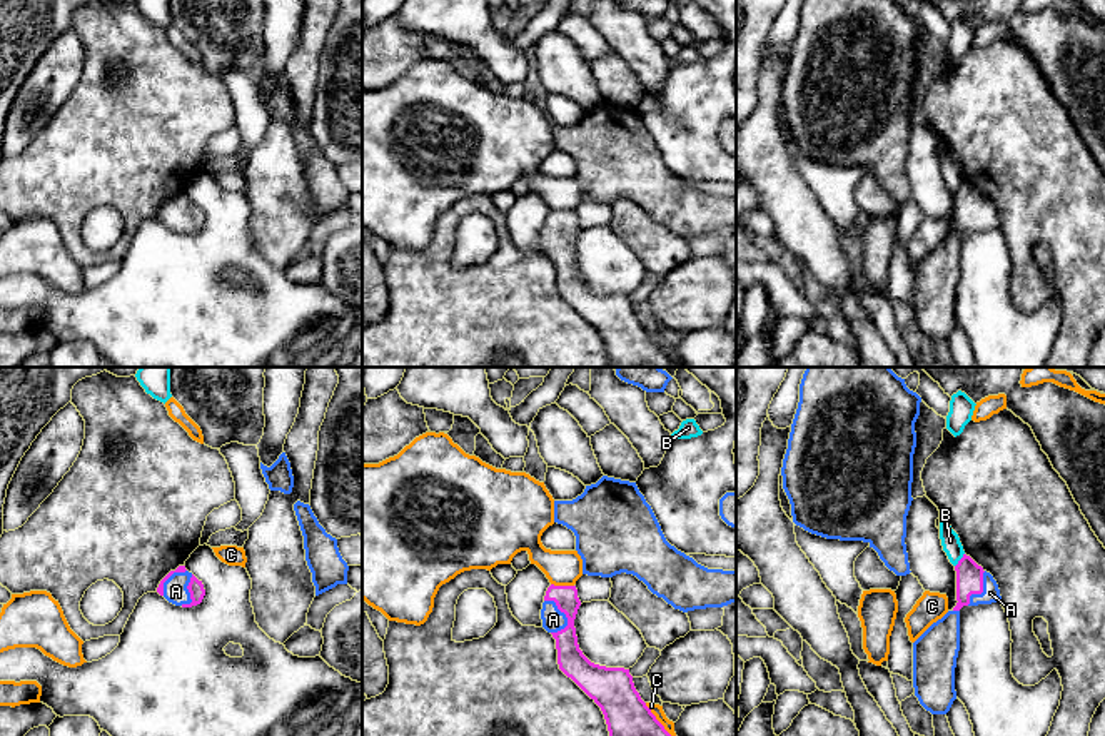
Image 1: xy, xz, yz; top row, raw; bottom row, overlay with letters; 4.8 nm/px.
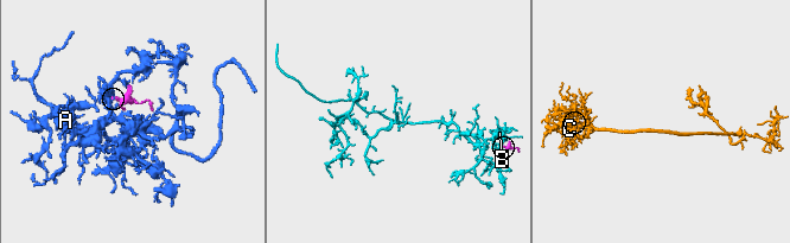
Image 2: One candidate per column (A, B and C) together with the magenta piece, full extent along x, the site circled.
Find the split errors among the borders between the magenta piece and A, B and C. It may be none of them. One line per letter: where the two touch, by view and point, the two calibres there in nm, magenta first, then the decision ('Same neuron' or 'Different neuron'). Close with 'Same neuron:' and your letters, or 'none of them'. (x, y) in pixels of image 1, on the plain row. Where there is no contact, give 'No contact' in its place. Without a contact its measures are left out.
A: Touches magenta at xz (565, 239). Thickness 140 nm (magenta) against 110 nm. Same neuron
B: Touches magenta at yz (960, 186). Thickness 130 nm (magenta) against 90 nm. Different neuron
C: Touches magenta at xz (563, 212). Thickness 120 nm (magenta) against 180 nm. Different neuron
Same neuron: A

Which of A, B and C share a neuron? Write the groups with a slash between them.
A / B / C

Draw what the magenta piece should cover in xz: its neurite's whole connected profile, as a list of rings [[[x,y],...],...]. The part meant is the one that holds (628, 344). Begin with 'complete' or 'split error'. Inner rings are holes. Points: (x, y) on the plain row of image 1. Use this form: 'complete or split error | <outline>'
split error | [[[551,210],[541,235],[542,254],[556,265],[559,295],[601,334],[609,367],[683,367],[678,362],[671,362],[641,325],[629,295],[599,292],[583,280],[574,254],[579,232],[581,227],[576,212]]]

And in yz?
split error | [[[963,180],[955,197],[956,232],[913,269],[915,322],[931,340],[946,340],[956,325],[955,294],[960,277],[960,235],[1002,227],[993,202],[970,182]]]

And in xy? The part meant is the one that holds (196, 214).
split error | [[[185,192],[170,197],[159,210],[157,219],[169,229],[182,234],[192,234],[202,229],[205,215]]]

